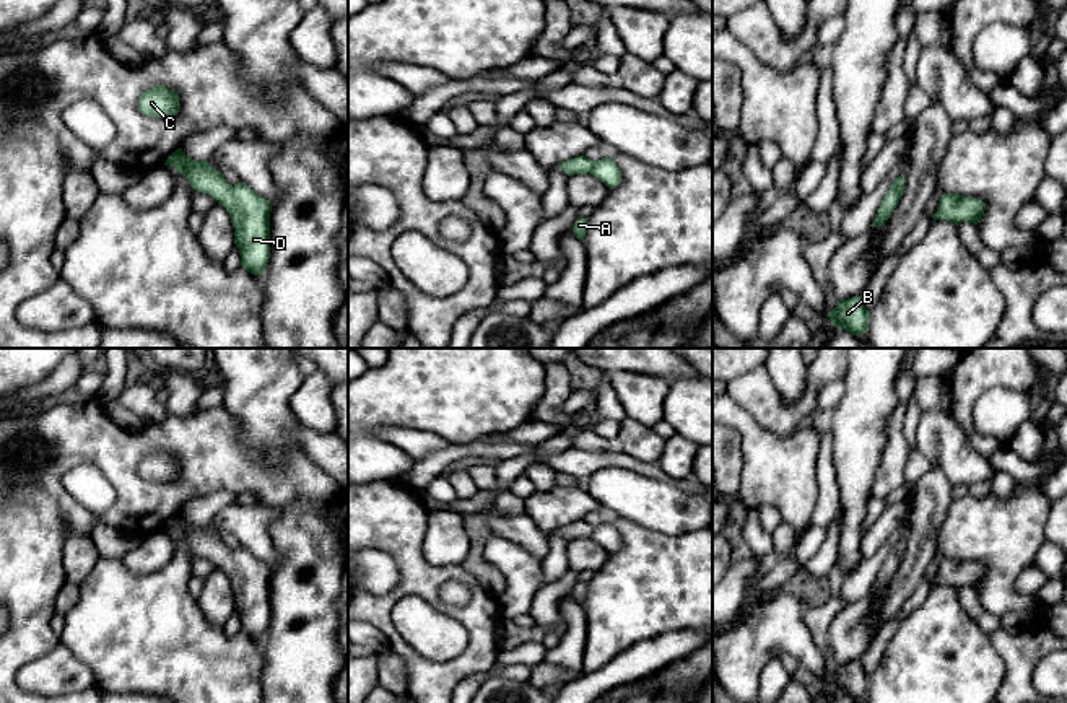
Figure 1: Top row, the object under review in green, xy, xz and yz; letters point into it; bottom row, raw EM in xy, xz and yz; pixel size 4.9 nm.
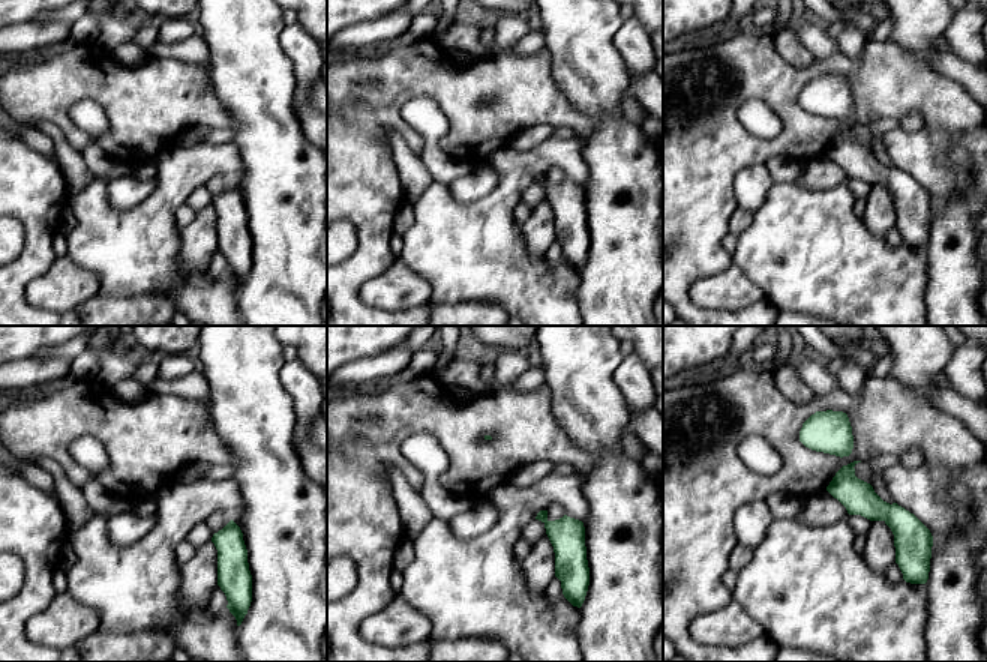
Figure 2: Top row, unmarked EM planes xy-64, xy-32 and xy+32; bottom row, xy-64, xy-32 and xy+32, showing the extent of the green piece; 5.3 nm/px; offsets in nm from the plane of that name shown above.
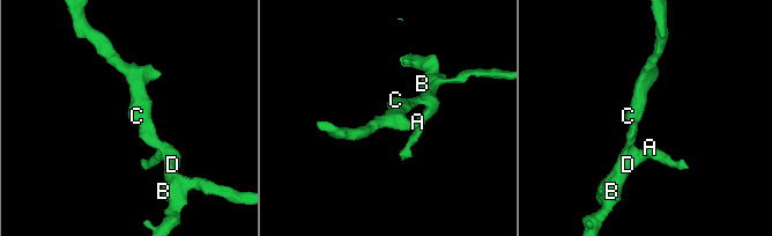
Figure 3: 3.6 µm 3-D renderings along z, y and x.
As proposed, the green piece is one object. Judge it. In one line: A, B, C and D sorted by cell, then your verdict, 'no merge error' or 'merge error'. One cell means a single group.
A B C D | no merge error

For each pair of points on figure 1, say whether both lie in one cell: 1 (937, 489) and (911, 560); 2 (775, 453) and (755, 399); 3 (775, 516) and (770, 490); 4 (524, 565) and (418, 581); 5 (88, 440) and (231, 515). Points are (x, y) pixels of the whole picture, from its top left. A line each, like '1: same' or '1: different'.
1: same
2: different
3: different
4: different
5: different

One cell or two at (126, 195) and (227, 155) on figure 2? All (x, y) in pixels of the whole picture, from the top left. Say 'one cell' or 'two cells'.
two cells

